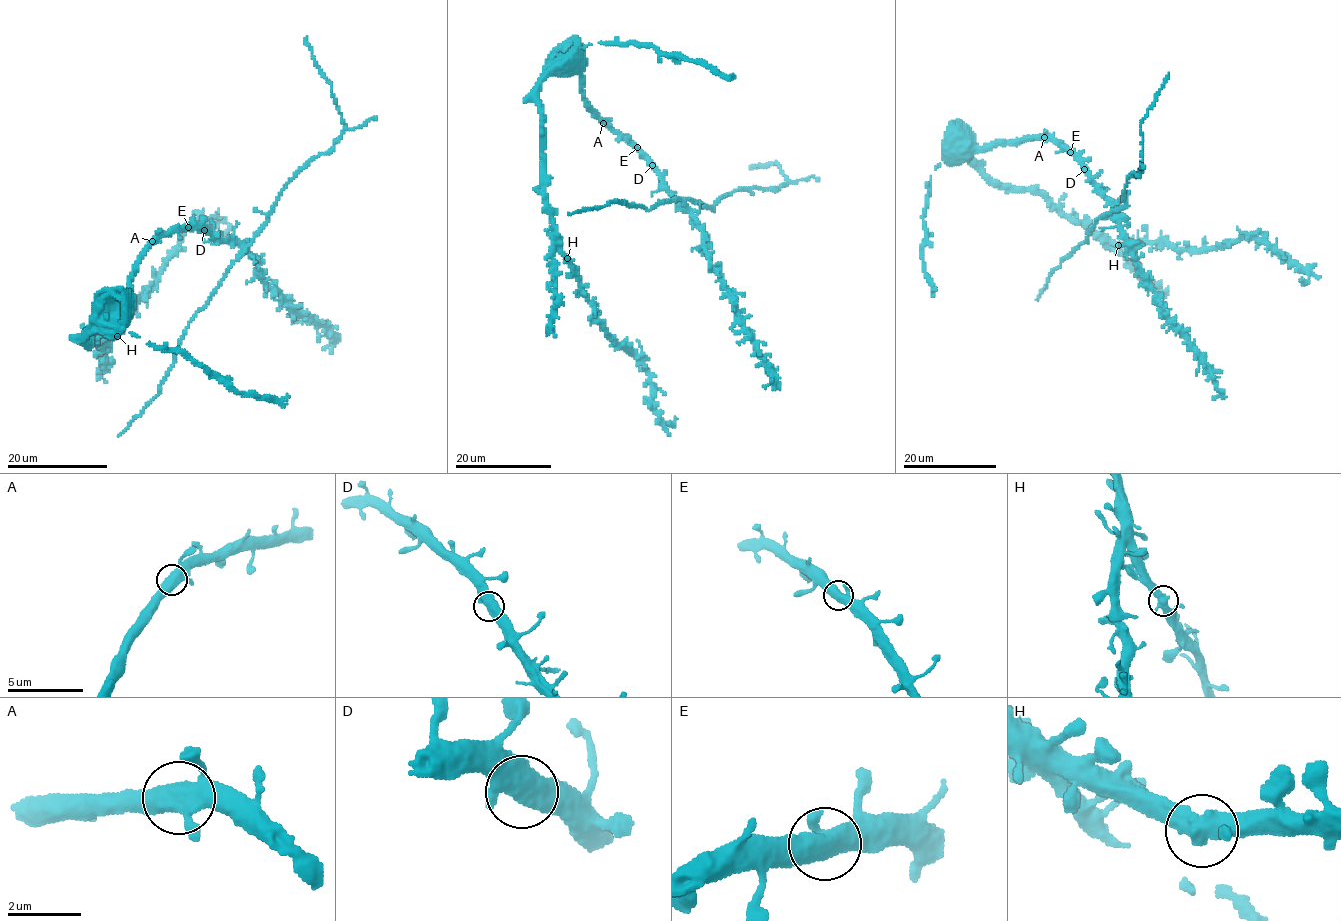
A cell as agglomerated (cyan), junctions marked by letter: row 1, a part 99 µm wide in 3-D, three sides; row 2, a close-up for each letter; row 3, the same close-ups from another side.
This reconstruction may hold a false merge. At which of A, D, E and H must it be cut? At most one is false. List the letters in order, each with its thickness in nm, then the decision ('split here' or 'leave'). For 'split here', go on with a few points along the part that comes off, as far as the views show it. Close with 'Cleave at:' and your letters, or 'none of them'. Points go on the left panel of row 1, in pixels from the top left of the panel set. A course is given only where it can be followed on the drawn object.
A: 550 nm thick; leave
D: 600 nm thick; leave
E: 550 nm thick; leave
H: 550 nm thick; leave
Cleave at: none of them

